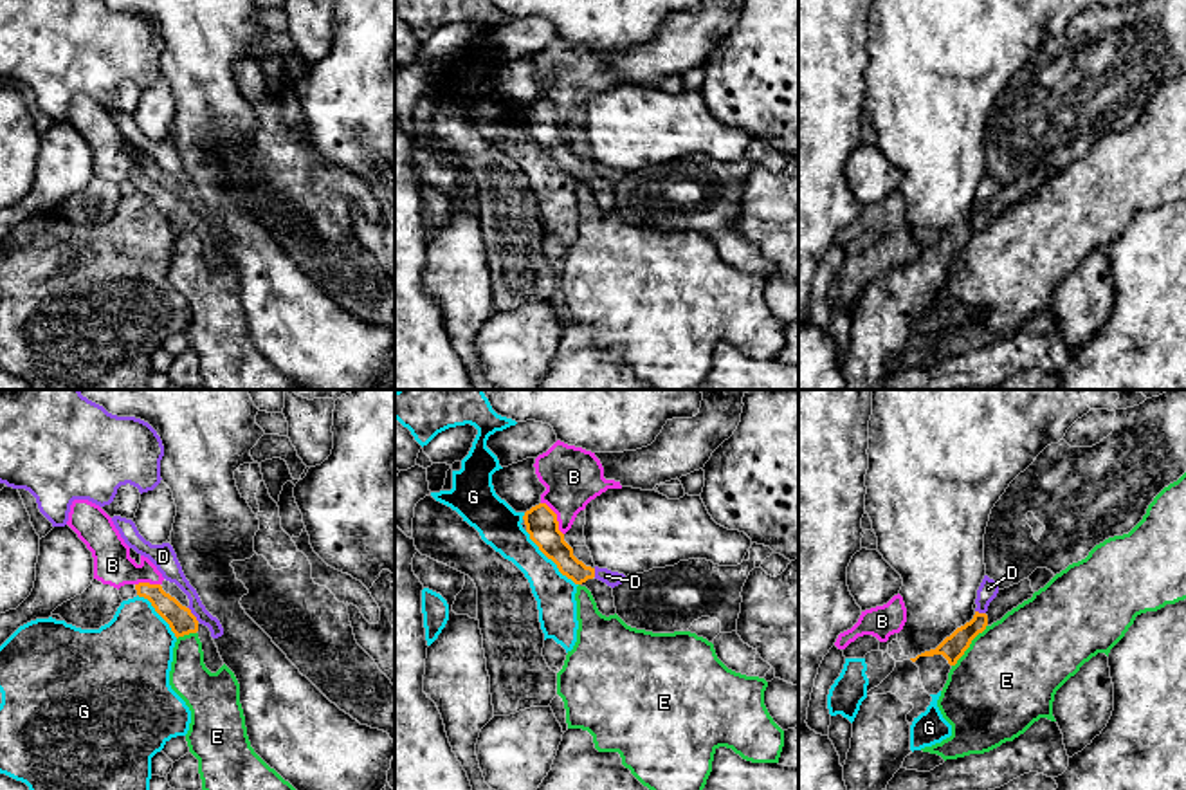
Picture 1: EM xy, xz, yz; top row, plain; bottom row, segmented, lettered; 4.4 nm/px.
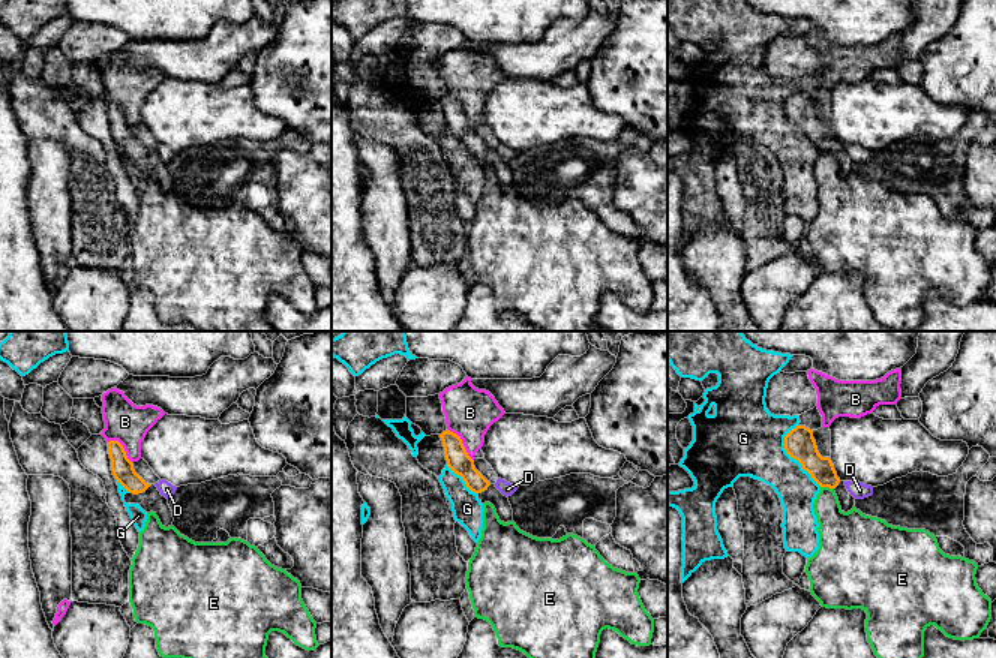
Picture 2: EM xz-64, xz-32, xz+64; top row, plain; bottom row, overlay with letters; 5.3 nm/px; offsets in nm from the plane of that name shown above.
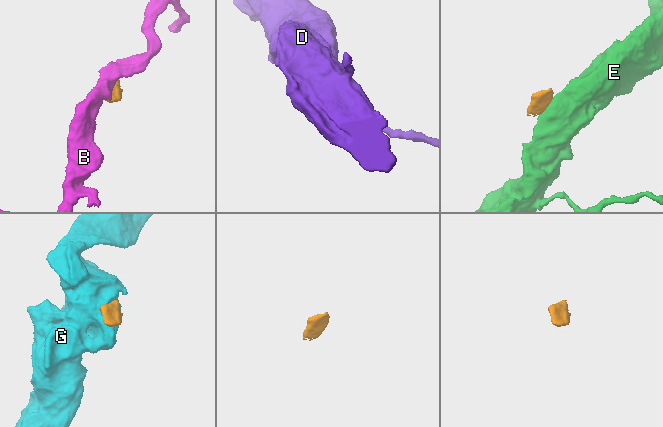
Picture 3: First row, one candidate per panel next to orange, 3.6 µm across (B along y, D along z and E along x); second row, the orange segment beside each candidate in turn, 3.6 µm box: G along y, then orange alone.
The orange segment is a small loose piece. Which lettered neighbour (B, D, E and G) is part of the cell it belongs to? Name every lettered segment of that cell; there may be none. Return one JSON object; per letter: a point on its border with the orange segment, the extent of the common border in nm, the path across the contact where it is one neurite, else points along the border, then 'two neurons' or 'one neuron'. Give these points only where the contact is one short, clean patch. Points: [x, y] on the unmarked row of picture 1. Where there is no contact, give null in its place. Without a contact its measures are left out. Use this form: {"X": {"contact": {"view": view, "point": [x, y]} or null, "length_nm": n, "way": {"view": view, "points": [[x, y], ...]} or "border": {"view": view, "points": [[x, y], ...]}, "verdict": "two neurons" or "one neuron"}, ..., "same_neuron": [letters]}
{"B": {"contact": {"view": "xz", "point": [556, 114]}, "length_nm": 180, "border": {"view": "xz", "points": [[541, 98], [556, 110], [557, 125], [563, 130]]}, "verdict": "two neurons"}, "D": {"contact": {"view": "xy", "point": [191, 210]}, "length_nm": 90, "border": {"view": "xy", "points": [[188, 202], [199, 217]]}, "verdict": "two neurons"}, "E": {"contact": {"view": "yz", "point": [968, 242]}, "length_nm": 240, "border": {"view": "yz", "points": [[986, 220], [952, 262]]}, "verdict": "two neurons"}, "G": {"contact": {"view": "xz", "point": [550, 154]}, "length_nm": 340, "verdict": "two neurons"}, "same_neuron": []}

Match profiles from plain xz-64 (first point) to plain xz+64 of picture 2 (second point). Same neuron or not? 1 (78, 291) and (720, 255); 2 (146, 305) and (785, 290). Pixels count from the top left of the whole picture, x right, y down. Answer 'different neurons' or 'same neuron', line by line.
1: different neurons
2: different neurons

